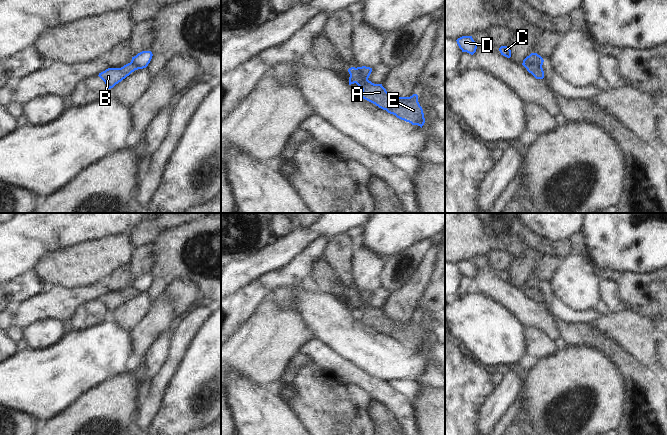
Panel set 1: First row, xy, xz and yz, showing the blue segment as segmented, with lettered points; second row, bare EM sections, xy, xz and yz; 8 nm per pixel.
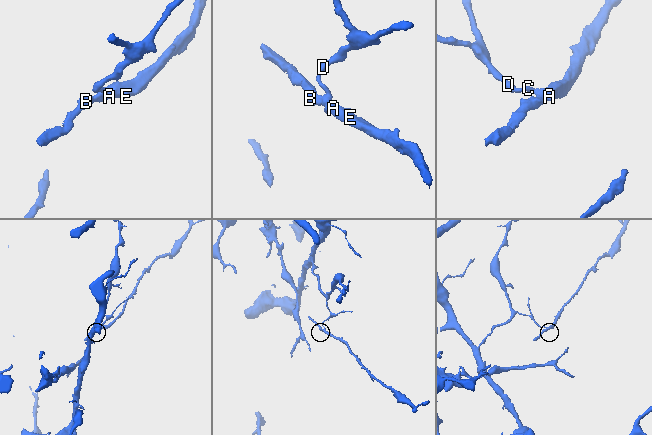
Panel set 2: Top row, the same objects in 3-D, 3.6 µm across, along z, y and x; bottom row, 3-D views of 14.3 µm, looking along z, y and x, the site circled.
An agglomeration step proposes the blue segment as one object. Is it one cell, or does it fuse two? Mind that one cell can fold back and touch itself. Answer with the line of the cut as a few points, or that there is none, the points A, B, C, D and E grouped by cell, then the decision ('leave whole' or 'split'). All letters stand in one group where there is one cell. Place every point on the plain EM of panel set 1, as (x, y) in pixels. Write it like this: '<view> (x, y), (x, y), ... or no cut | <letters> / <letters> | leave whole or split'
xz (357, 291), (357, 299), (362, 304), (366, 304) | A B E / C D | split

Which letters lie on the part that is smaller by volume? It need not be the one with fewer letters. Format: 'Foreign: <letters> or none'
Foreign: A, B, E

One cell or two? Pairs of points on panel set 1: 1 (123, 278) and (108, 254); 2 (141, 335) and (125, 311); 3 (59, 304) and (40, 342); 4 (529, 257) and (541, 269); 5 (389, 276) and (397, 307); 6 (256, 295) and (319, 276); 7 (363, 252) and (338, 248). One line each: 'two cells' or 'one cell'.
1: two cells
2: two cells
3: two cells
4: two cells
5: two cells
6: two cells
7: two cells

